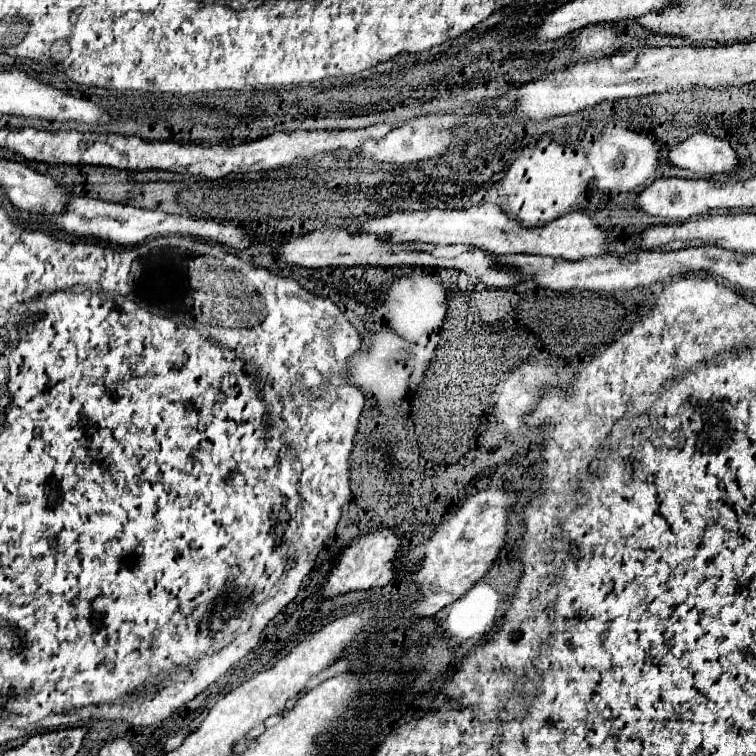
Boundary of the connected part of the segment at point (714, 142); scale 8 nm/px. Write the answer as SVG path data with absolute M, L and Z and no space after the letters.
M694 133L682 143L676 143L670 149L668 159L676 167L702 175L734 173L738 165L736 151L730 147L730 143L708 133Z

